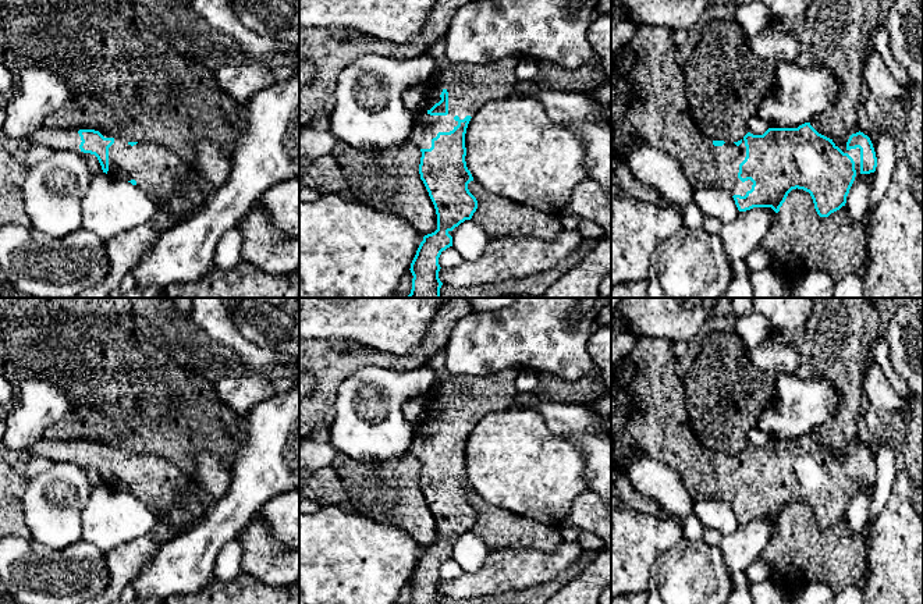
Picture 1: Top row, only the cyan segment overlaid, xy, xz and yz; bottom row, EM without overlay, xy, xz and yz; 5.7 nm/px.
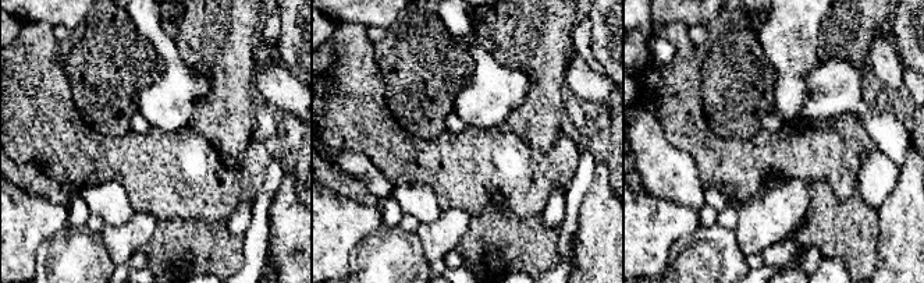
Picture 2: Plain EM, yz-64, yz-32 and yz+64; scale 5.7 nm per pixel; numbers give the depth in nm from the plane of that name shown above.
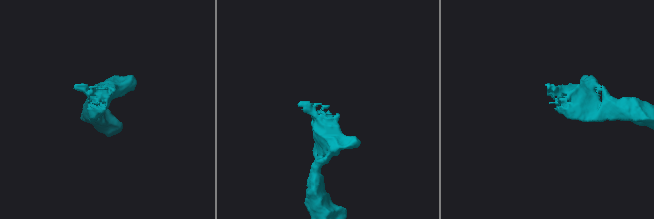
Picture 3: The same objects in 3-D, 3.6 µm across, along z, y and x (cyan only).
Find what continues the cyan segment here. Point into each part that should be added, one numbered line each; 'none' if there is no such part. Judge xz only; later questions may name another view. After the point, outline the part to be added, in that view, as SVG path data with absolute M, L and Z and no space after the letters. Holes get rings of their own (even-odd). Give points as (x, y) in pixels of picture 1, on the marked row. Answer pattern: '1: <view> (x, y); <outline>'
1: xz (469, 86); M444 39L434 42L426 56L433 60L426 82L439 96L444 89L448 92L448 114L430 116L432 106L415 117L411 139L419 149L430 149L439 132L452 131L458 125L455 116L464 120L489 102L511 97L518 82L515 68L521 58L514 56L483 64L454 64L445 57Z

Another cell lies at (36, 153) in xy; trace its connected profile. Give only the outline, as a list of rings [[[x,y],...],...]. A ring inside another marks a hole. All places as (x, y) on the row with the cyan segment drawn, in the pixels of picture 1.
[[[31,145],[26,156],[25,156],[25,166],[29,168],[36,163],[49,159],[56,150],[50,146],[45,145]]]

